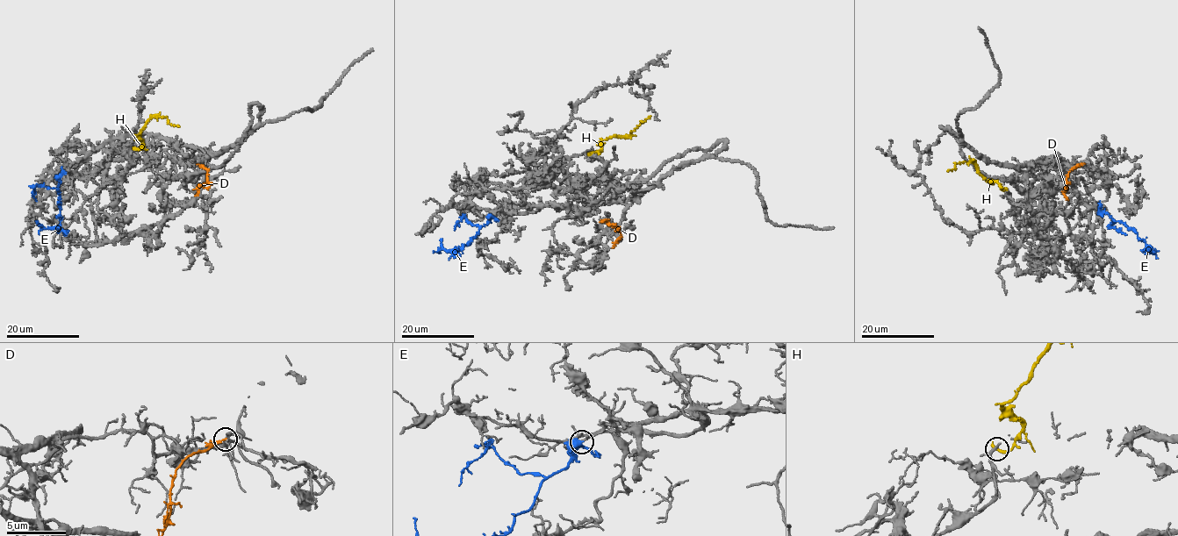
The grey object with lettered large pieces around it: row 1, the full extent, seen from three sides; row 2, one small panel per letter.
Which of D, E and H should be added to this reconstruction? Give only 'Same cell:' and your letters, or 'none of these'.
Same cell: E

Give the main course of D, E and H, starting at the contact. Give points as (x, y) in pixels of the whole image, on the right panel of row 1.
D: (1083, 163), (1067, 173), (1063, 194), (1069, 200)
E: (1098, 212), (1103, 211), (1136, 232), (1151, 250), (1148, 253), (1142, 250)
H: (1003, 189), (996, 182), (990, 182), (983, 177), (973, 160), (955, 163), (955, 169), (948, 170)

